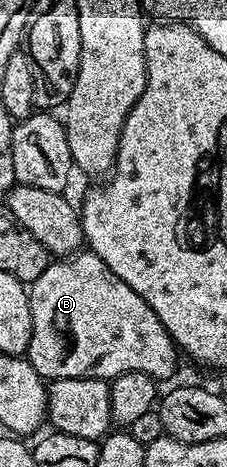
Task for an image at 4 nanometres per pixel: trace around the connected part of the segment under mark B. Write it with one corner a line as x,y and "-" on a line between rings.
85,249
76,255
58,258
29,287
31,305
31,341
27,358
42,379
104,379
112,381
118,375
147,373
158,381
169,379
177,371
179,348
168,329
155,317
151,305
127,285
119,281
98,255

